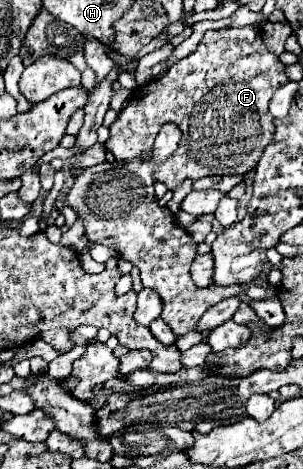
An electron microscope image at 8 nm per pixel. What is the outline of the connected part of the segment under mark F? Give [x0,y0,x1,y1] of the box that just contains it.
[105,27,287,189]

